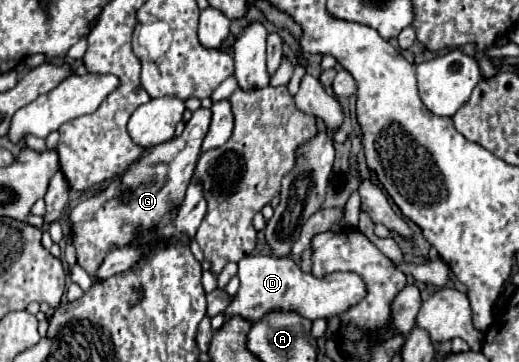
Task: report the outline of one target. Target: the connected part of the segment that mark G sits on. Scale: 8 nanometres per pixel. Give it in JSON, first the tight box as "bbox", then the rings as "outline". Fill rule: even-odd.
{"bbox":[71,108,211,280],"outline":[[[209,108],[195,110],[179,138],[149,148],[147,154],[141,156],[127,170],[127,174],[115,180],[107,190],[79,202],[71,210],[71,222],[75,224],[77,262],[91,274],[93,280],[99,260],[103,260],[103,256],[111,248],[131,244],[139,228],[157,226],[163,220],[163,216],[169,212],[173,202],[181,204],[201,152],[201,142],[209,130],[209,122],[211,122]]]}

